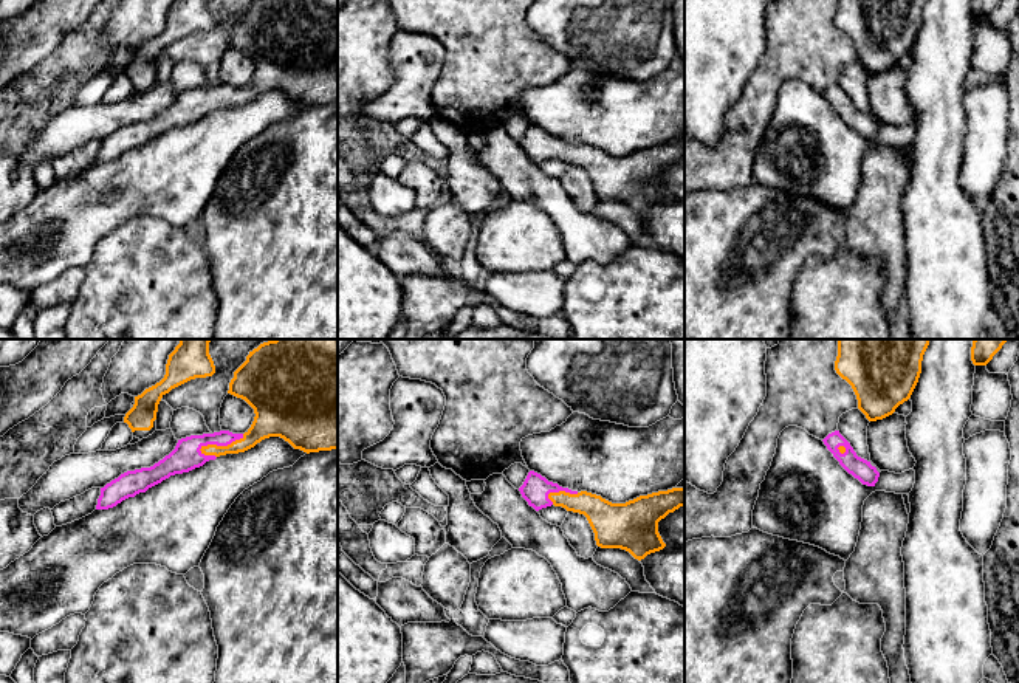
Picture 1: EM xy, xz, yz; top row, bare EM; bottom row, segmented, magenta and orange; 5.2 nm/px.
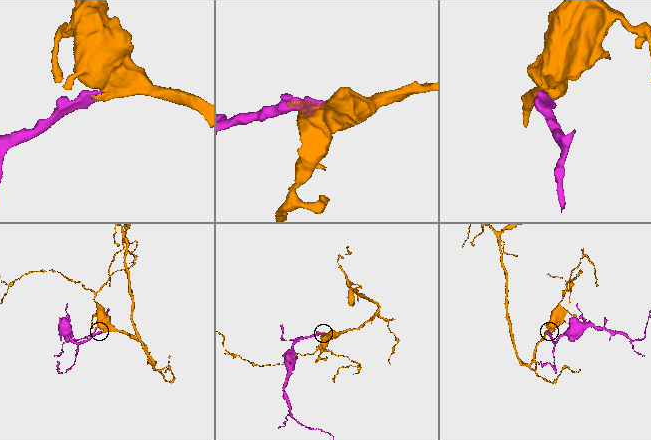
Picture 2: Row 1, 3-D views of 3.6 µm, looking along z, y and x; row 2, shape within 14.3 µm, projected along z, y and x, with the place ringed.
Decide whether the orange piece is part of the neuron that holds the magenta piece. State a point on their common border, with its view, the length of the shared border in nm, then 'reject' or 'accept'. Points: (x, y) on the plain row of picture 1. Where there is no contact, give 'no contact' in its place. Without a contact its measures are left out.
xy (220, 98) | 260 nm | accept

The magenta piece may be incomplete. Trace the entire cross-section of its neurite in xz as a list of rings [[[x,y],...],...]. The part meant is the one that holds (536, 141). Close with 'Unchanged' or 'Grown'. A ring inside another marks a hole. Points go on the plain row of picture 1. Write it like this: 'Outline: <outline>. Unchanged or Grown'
Outline: [[[534,124],[528,125],[519,144],[536,164],[554,158],[584,167],[598,200],[626,203],[638,214],[666,200],[658,175],[684,160],[684,139],[612,156],[587,144],[562,141]]]. Grown

